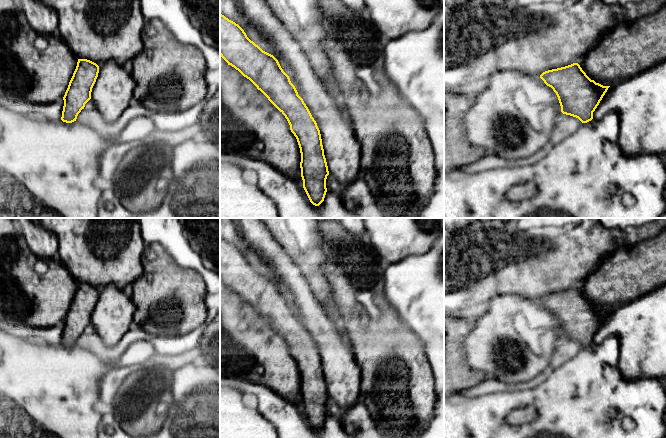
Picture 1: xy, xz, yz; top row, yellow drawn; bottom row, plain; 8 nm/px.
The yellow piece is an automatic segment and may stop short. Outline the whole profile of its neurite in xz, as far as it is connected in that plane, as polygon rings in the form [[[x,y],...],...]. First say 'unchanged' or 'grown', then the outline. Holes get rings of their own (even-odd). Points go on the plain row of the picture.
unchanged; [[[220,237],[220,280],[244,301],[249,303],[258,314],[285,340],[290,354],[297,363],[301,377],[301,401],[303,412],[310,426],[319,430],[325,422],[326,403],[329,399],[320,354],[303,323],[298,319],[289,300],[283,295],[278,284],[263,275],[251,265],[244,254],[235,246]]]

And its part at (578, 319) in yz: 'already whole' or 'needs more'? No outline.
already whole

